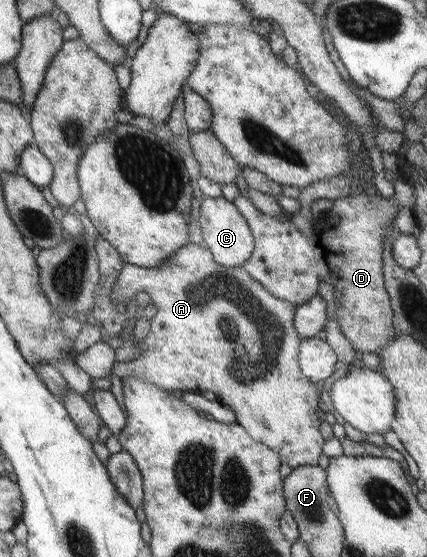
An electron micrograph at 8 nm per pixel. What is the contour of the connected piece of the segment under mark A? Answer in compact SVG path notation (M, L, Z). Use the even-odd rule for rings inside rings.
M191 242L150 269L123 264L109 295L111 304L127 302L138 291L149 295L157 312L150 319L149 333L140 345L143 352L129 362L115 362L112 365L113 375L119 378L133 375L169 391L211 391L216 400L233 410L235 421L251 439L275 451L281 464L291 469L317 466L324 444L319 434L320 421L315 414L320 398L319 384L309 381L299 369L301 337L292 325L296 307L293 303L273 297L241 266L222 267L214 263L205 247Z

